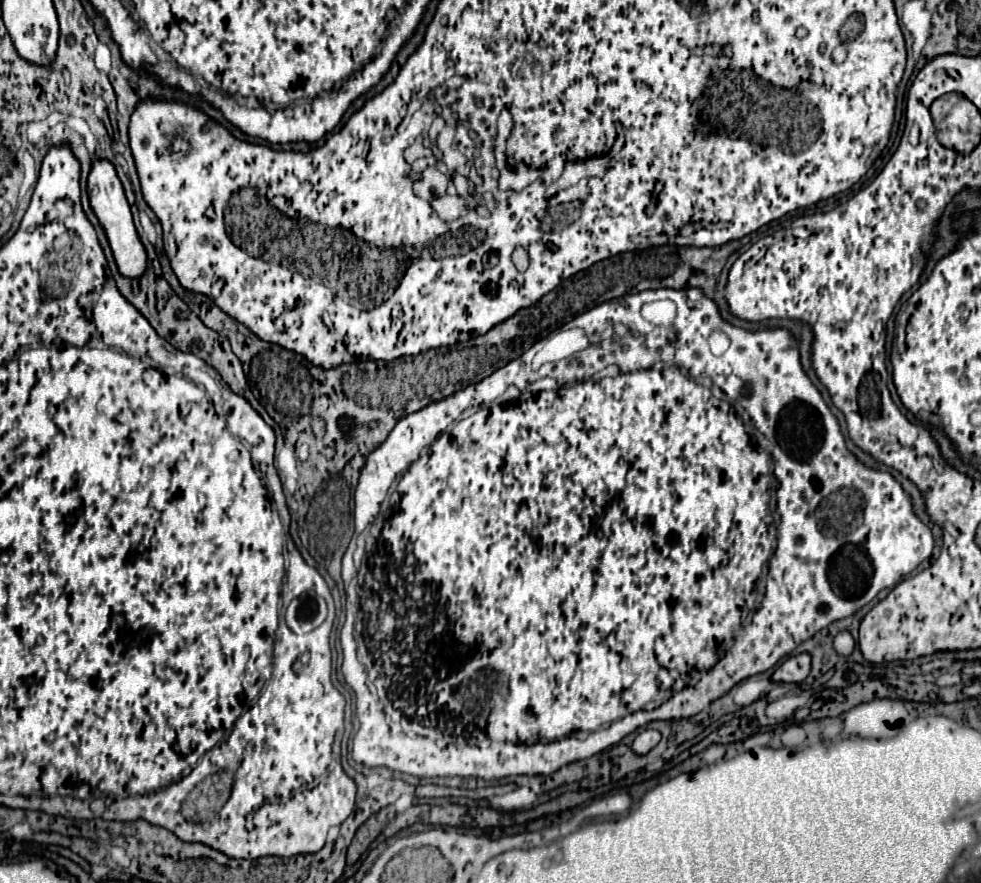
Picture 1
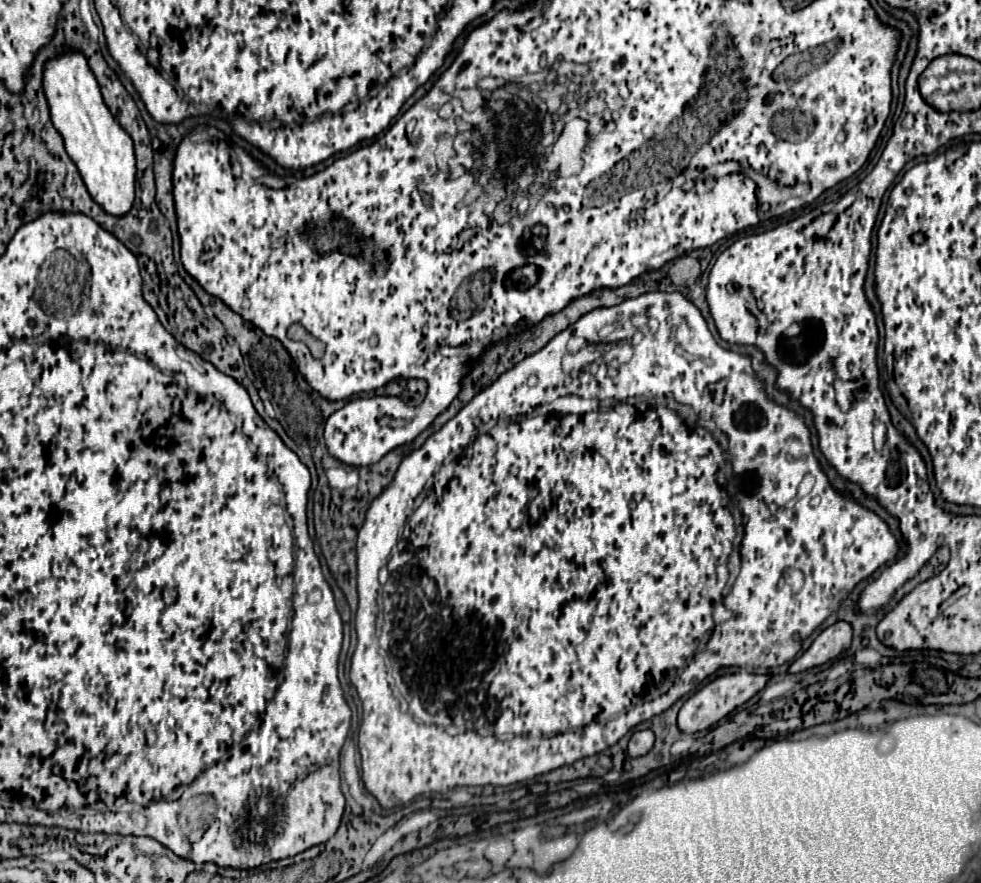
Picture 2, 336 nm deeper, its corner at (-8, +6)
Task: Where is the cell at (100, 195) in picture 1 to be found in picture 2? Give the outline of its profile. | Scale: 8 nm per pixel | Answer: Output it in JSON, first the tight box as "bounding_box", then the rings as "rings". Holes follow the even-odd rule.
{"bounding_box":[43,47,137,215],"rings":[[[71,47],[63,49],[61,55],[49,59],[43,71],[43,91],[49,103],[51,121],[61,133],[65,149],[77,165],[93,201],[99,203],[109,215],[127,215],[135,201],[137,167],[133,139],[107,109],[97,79],[87,65],[87,59]]]}

